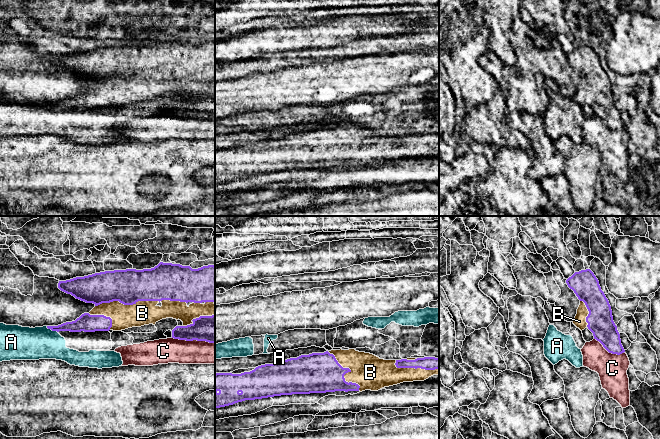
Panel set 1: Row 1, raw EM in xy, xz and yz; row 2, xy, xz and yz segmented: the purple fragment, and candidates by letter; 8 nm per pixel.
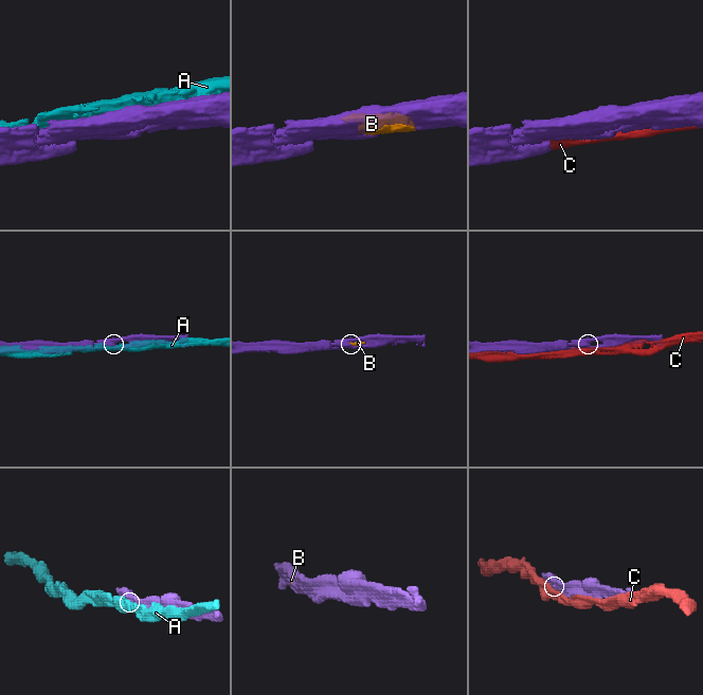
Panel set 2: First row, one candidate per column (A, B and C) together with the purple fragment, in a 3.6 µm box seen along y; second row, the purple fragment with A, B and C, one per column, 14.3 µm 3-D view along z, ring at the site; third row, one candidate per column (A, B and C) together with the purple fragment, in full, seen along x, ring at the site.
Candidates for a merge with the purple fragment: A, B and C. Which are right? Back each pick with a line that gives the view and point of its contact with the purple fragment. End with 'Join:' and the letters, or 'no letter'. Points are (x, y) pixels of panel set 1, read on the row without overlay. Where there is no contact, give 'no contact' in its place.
B: xy (127, 80)
Join: B

